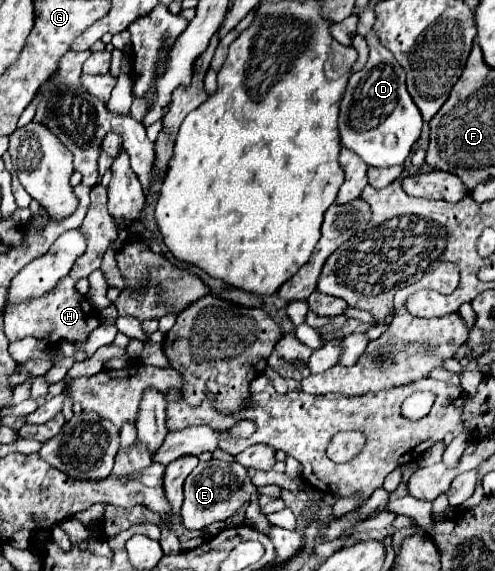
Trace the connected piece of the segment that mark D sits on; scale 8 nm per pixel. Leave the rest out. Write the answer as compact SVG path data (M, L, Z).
M370 31L366 35L370 57L364 69L356 71L348 79L348 87L340 101L340 145L354 151L368 167L392 167L402 165L410 155L412 145L422 131L422 115L406 91L406 75L394 55L382 47L378 35Z

